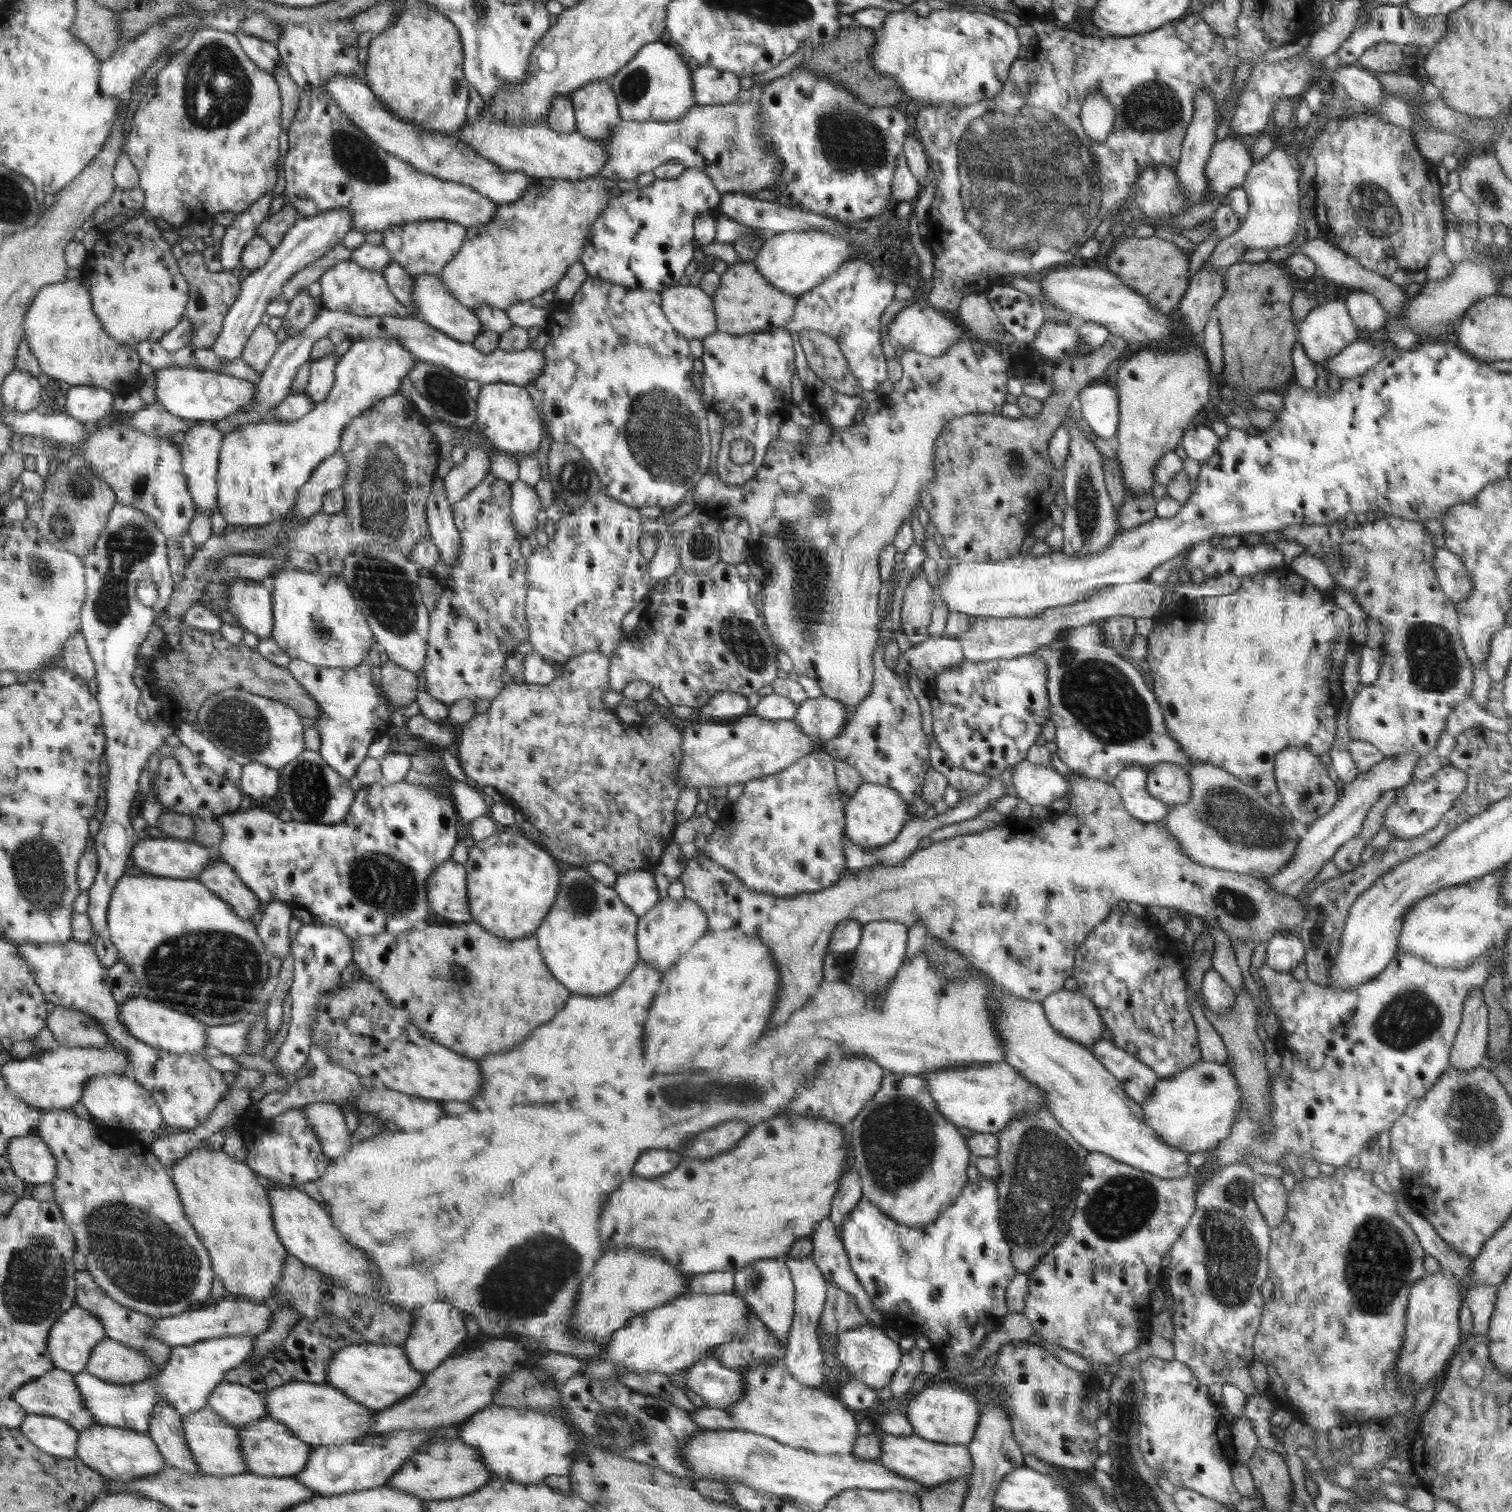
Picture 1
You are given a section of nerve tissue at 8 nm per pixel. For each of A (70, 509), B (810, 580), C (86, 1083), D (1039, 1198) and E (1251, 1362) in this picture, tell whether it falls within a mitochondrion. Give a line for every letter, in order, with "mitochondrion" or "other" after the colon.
A: mitochondrion
B: mitochondrion
C: other
D: mitochondrion
E: other

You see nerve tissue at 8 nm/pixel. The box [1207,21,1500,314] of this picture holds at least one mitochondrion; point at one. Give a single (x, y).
(1376, 210)

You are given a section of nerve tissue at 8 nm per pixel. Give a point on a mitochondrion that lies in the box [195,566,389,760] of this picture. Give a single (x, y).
(237, 724)

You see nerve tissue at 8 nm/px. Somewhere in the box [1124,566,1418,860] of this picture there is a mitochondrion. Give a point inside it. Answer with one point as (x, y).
(1232, 815)

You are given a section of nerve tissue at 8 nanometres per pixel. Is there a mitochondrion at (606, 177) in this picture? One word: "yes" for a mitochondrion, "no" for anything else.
no

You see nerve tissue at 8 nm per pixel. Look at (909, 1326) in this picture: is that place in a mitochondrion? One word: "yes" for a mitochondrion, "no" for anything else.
no

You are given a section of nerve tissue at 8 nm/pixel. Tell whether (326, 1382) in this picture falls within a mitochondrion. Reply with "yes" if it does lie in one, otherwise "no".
no

